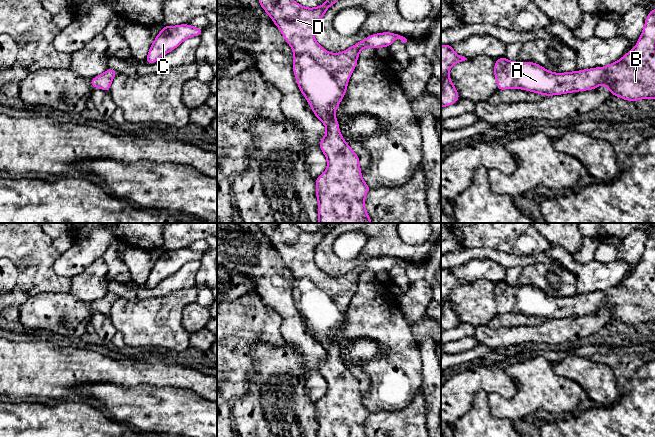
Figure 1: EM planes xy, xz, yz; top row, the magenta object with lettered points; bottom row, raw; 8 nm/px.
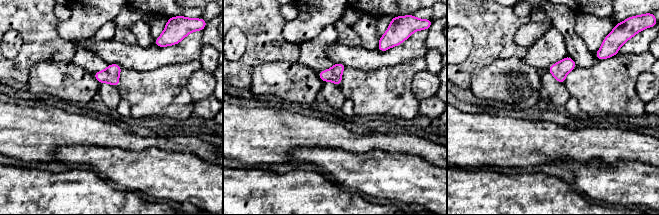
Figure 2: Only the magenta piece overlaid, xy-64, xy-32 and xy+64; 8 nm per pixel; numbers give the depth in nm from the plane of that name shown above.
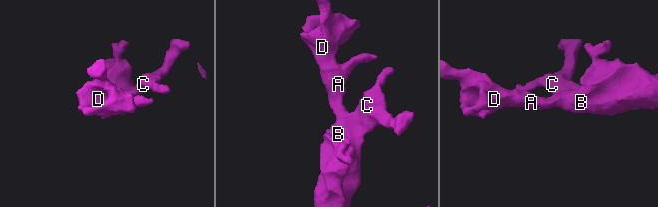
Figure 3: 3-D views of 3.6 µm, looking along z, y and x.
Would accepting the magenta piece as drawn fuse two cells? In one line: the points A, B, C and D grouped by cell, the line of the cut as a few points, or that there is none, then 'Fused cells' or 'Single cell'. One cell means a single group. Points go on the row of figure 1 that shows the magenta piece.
Groups: A B C D. No split. Single cell

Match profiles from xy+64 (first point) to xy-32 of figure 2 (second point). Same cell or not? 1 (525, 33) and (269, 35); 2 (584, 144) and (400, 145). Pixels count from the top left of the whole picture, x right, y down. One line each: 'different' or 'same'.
1: different
2: same

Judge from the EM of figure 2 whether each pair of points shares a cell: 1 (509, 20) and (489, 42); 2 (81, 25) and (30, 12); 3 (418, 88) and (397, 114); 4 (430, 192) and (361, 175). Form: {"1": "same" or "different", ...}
{"1": "same", "2": "different", "3": "different", "4": "same"}

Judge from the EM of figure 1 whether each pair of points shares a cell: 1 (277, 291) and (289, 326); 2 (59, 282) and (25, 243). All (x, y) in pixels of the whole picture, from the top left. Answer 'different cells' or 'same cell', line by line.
1: same cell
2: same cell

